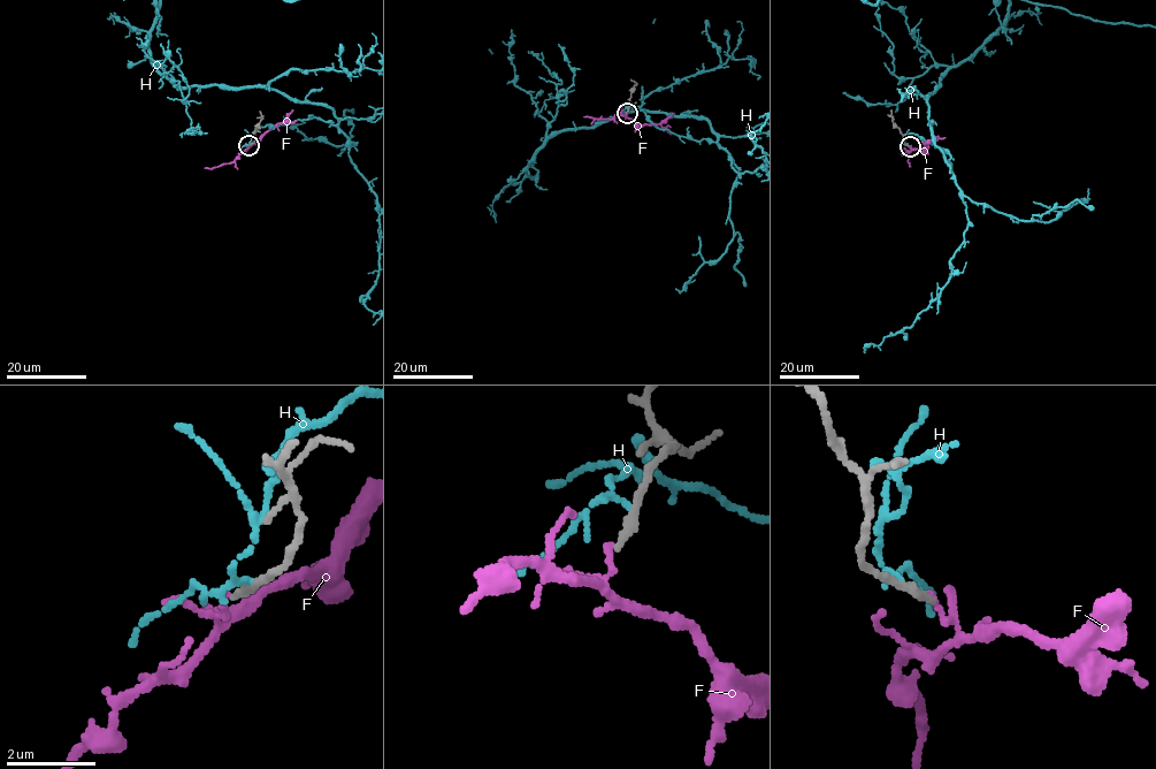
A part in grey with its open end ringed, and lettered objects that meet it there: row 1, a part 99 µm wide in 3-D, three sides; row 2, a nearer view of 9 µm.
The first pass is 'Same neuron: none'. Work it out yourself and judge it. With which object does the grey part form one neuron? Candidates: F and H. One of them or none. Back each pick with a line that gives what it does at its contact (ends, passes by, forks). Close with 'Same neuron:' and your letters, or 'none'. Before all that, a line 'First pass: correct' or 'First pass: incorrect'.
First pass: correct
Same neuron: none

